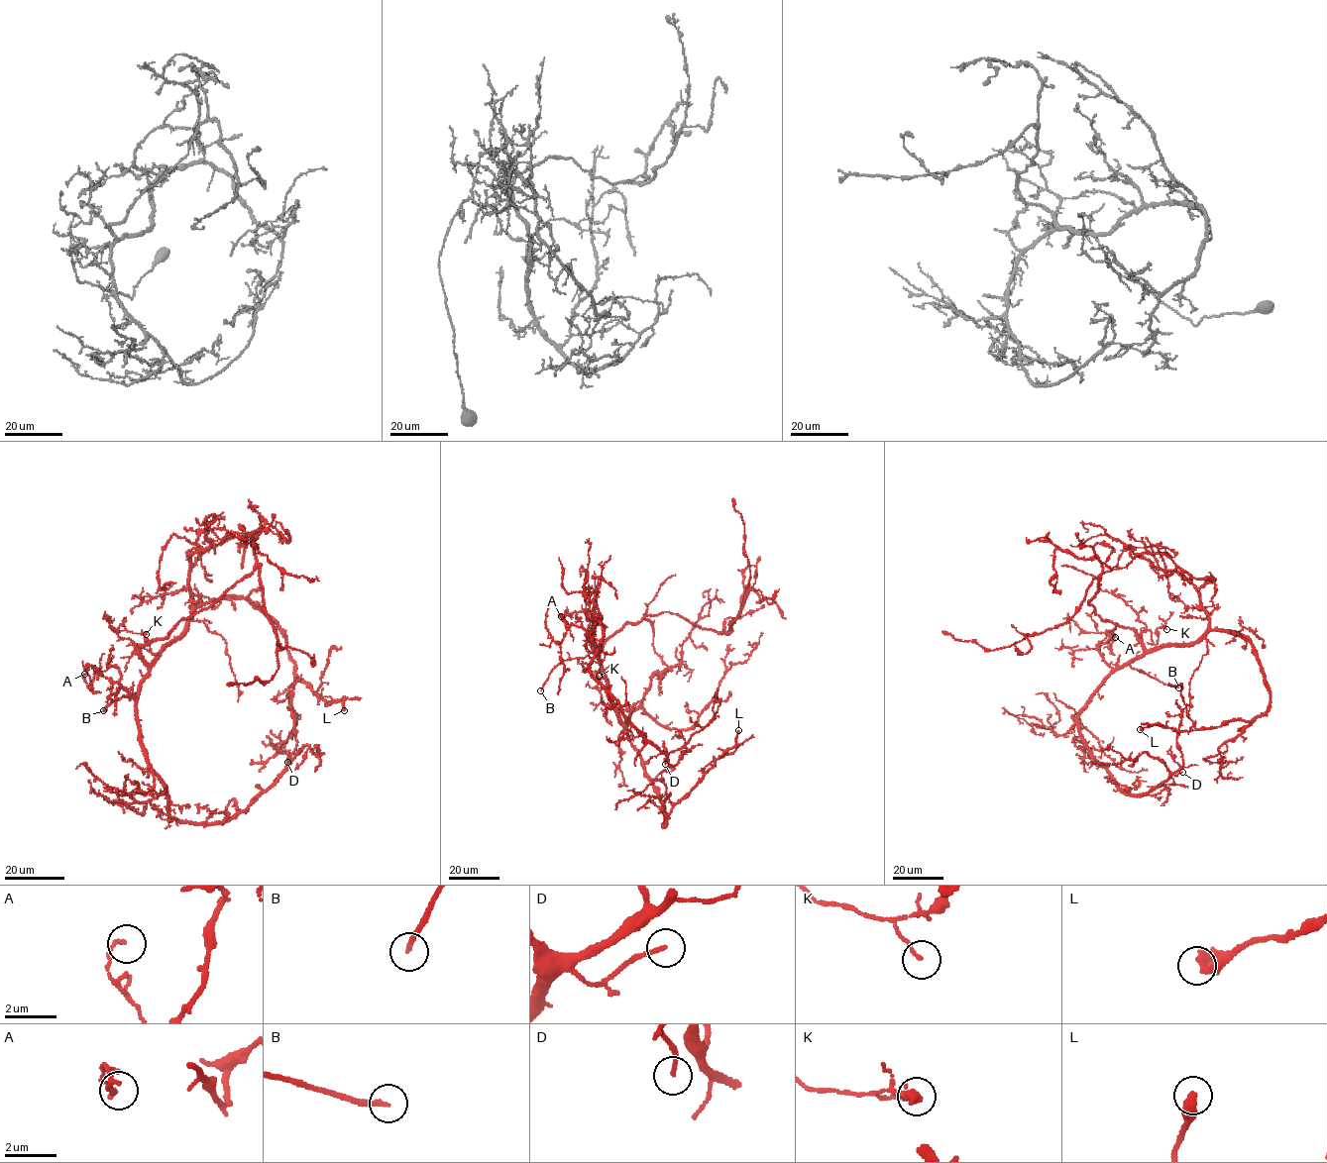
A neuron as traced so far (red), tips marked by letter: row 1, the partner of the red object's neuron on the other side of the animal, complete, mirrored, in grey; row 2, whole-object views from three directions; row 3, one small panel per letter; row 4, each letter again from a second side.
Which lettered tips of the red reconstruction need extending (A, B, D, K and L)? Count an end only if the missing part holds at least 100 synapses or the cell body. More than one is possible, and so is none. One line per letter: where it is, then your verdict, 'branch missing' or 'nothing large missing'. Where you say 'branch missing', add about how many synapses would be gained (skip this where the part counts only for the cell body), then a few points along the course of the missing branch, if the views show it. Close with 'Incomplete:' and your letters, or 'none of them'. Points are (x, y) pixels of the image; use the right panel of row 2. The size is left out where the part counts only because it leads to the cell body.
A: at (1115, 637); nothing large missing
B: at (1178, 687); branch missing; missing branch runs (1178, 687), (1231, 723), (1239, 733), (1251, 739), (1271, 743), (1298, 734)
D: at (1182, 772); nothing large missing
K: at (1166, 629); nothing large missing
L: at (1140, 729); nothing large missing
Incomplete: B

